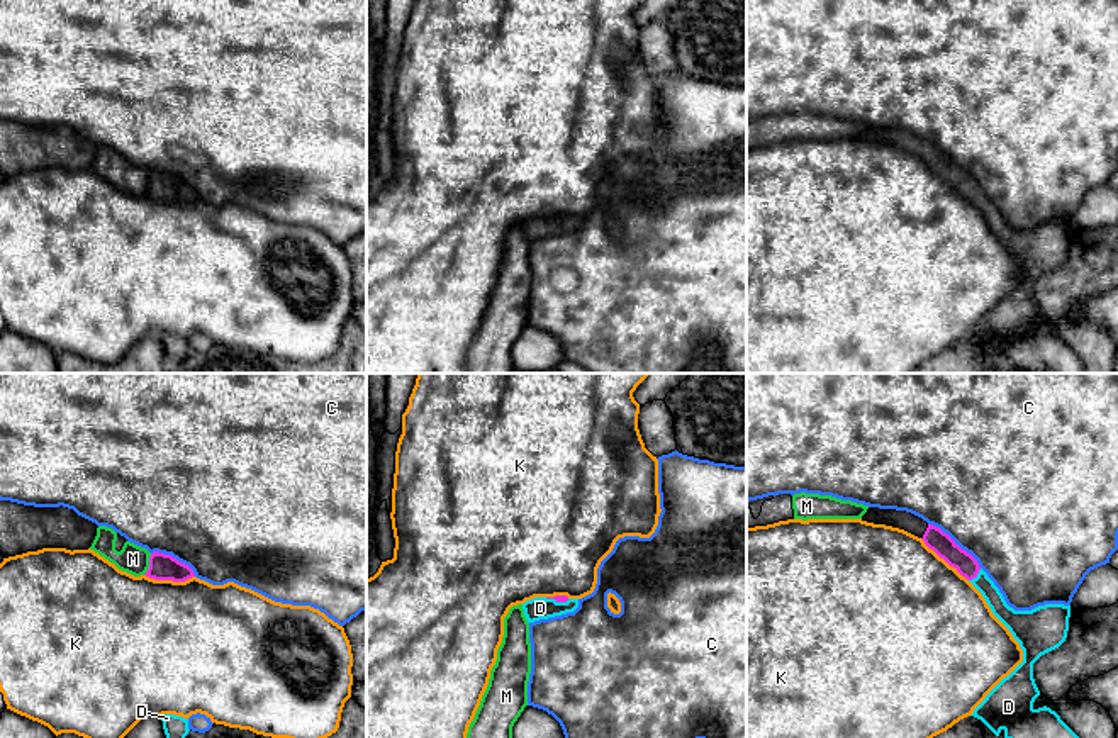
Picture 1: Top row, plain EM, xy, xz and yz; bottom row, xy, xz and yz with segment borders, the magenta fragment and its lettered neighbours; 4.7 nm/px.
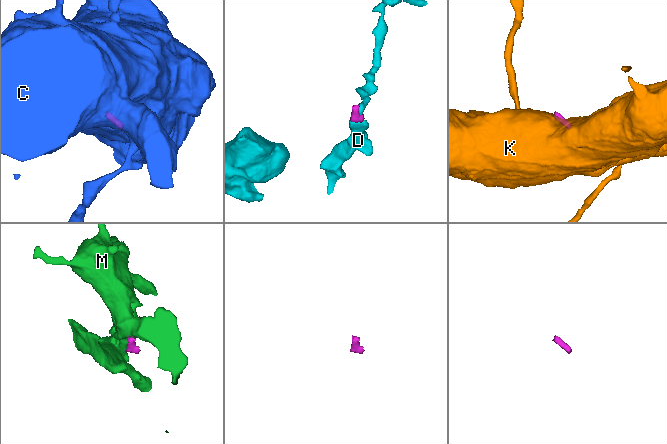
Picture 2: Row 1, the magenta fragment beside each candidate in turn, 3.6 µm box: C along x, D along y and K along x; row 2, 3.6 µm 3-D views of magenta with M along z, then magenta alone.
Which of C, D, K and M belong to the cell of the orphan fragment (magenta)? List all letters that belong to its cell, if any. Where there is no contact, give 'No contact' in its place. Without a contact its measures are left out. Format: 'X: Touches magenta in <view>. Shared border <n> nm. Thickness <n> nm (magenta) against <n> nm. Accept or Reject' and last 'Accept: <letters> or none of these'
C: Touches magenta in yz. Shared border 340 nm. Thickness 100 nm (magenta) against 500 nm. Reject
D: Touches magenta in yz. Shared border 90 nm. Thickness 100 nm (magenta) against 90 nm. Accept
K: Touches magenta in yz. Shared border 300 nm. Thickness 100 nm (magenta) against 500 nm. Reject
M: Touches magenta in xy. Shared border 110 nm. Thickness 130 nm (magenta) against 140 nm. Reject
Accept: D

